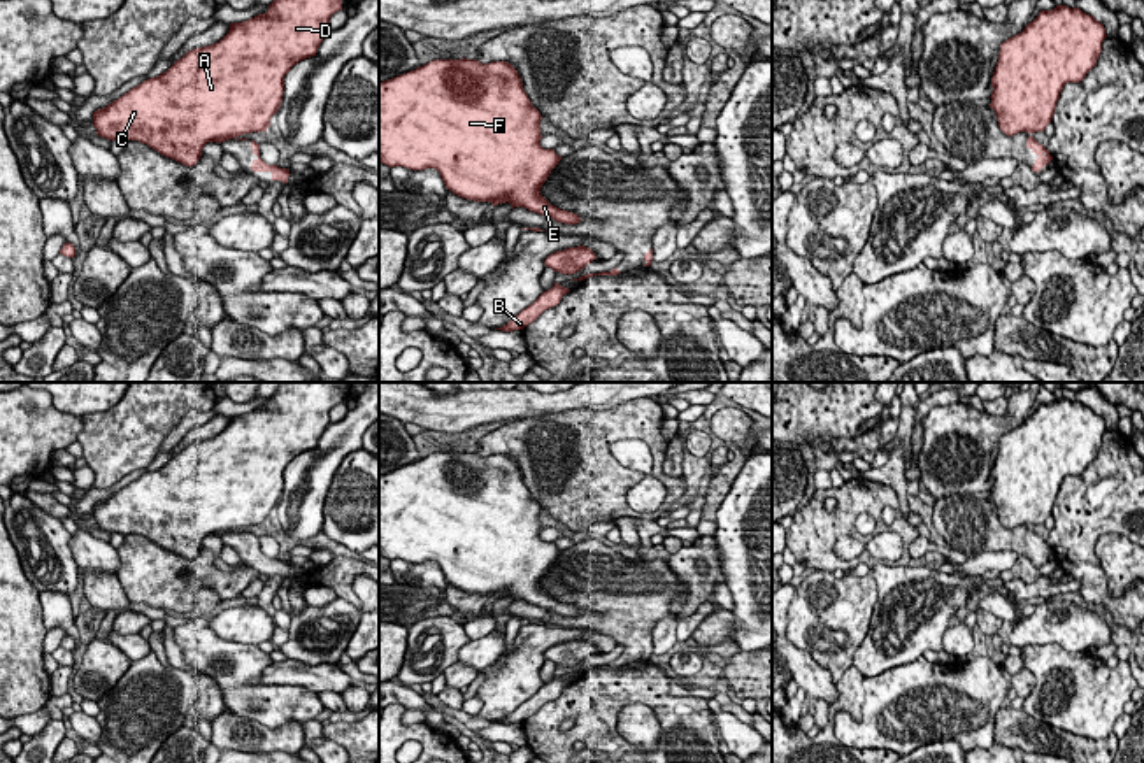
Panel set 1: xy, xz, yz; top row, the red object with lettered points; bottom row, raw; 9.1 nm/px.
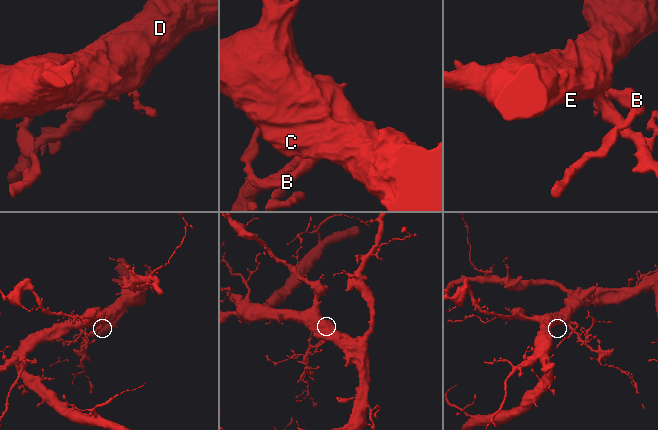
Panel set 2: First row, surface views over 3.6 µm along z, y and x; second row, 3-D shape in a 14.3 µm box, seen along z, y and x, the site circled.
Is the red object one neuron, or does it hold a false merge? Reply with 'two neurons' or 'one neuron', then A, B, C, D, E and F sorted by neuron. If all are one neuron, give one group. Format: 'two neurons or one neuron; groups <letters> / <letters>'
one neuron; groups A B C D E F

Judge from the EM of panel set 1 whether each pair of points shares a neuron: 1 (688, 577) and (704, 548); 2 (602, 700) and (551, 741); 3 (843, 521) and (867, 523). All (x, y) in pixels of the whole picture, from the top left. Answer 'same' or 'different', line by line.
1: same
2: same
3: different

